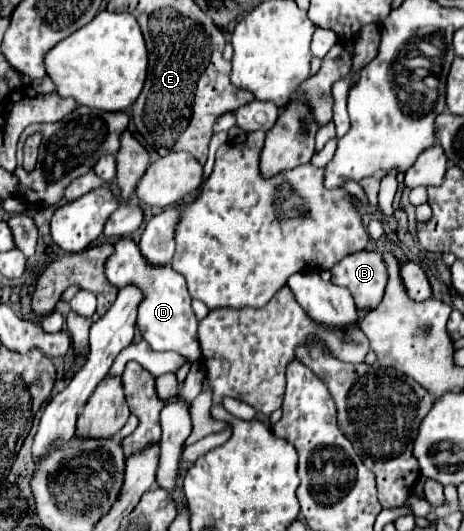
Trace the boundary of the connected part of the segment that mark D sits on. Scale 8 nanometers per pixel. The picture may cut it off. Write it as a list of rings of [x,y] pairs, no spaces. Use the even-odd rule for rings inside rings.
[[[120,239],[116,245],[114,255],[106,263],[106,277],[118,289],[132,284],[141,288],[144,301],[138,309],[138,329],[142,337],[154,351],[174,351],[188,361],[198,361],[200,345],[198,345],[198,319],[190,307],[190,293],[186,289],[186,281],[180,273],[176,273],[170,265],[152,267],[142,257],[138,245],[132,239]]]

